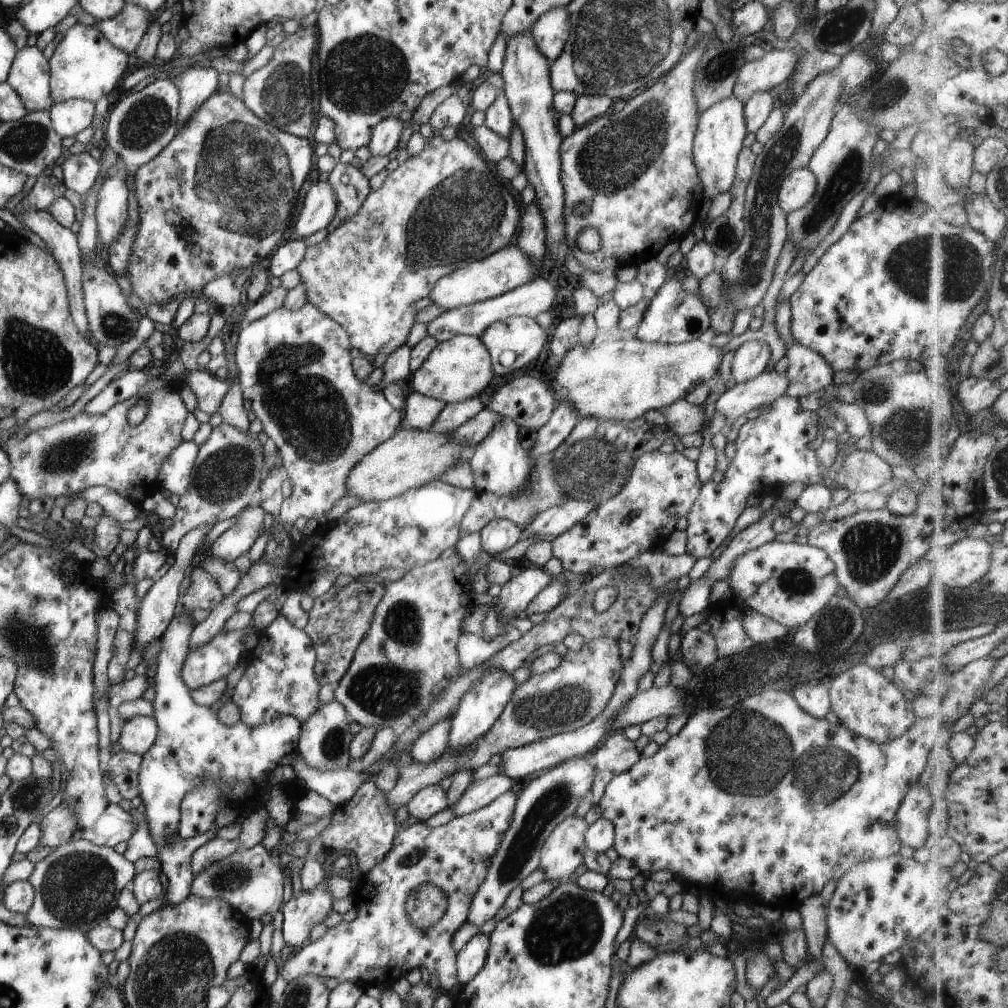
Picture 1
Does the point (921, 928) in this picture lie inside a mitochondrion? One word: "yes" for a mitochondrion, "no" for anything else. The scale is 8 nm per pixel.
no

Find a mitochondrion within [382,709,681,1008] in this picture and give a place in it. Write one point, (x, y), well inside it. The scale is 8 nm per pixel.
(567, 928)

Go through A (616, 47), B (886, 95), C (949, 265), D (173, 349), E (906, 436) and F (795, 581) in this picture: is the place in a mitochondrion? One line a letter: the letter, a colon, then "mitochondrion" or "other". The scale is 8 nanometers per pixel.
A: mitochondrion
B: mitochondrion
C: mitochondrion
D: other
E: mitochondrion
F: mitochondrion

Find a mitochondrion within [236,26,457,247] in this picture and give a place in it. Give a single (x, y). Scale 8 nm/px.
(363, 73)

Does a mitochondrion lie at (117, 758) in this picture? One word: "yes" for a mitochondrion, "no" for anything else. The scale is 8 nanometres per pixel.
no

